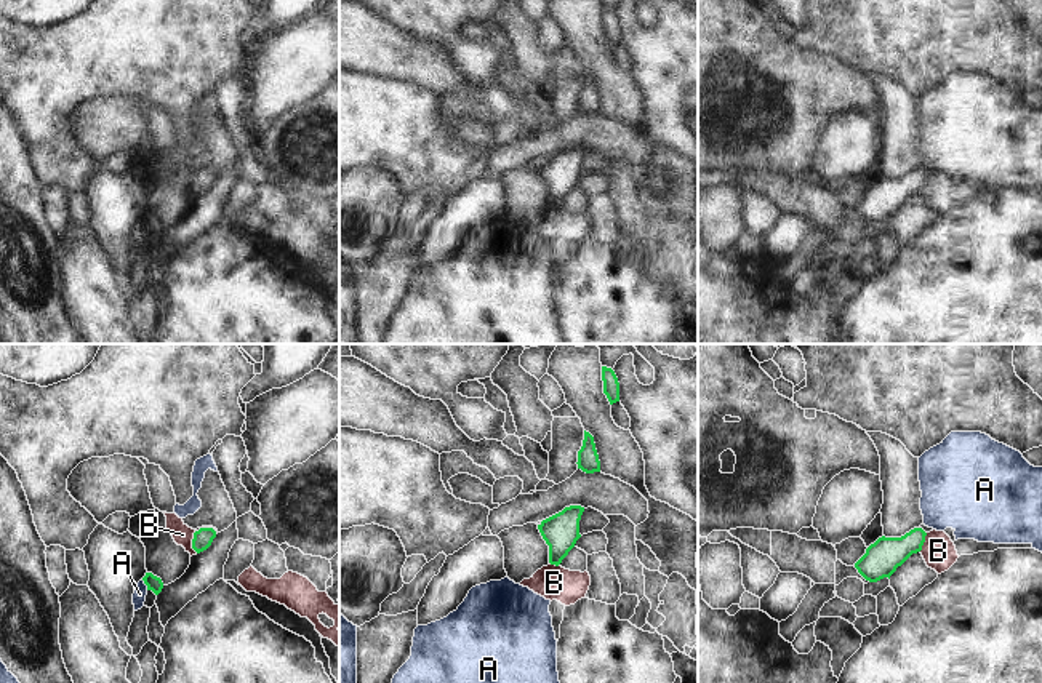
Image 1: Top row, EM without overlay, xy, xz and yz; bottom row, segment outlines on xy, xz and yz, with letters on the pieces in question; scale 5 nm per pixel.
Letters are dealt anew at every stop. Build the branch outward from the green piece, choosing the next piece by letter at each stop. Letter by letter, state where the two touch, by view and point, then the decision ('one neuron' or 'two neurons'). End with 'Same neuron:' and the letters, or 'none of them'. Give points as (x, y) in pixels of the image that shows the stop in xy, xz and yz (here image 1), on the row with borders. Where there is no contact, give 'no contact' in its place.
A: meets green in xy at (144, 583); two neurons
B: meets green in xy at (192, 543); two neurons
Same neuron: none of them

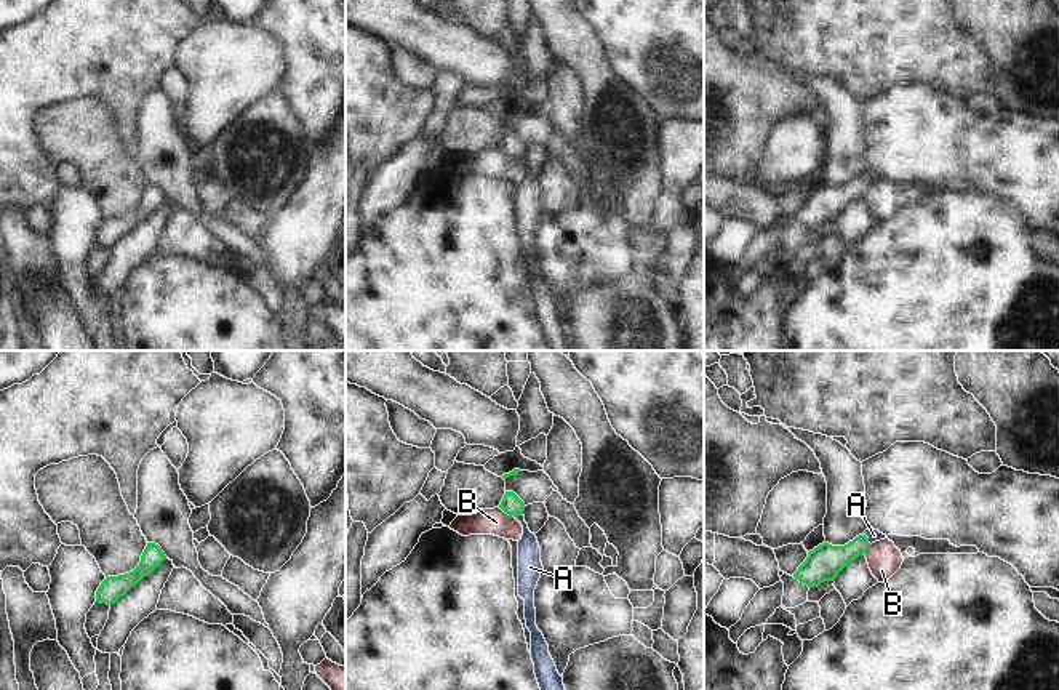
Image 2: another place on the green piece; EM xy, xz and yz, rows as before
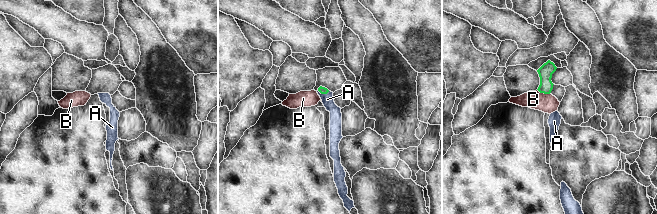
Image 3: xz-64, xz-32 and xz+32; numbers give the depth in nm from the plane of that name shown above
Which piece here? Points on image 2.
A: meets green in yz at (867, 538); one neuron
B: meets green in xz at (506, 513); two neurons
Same neuron: A

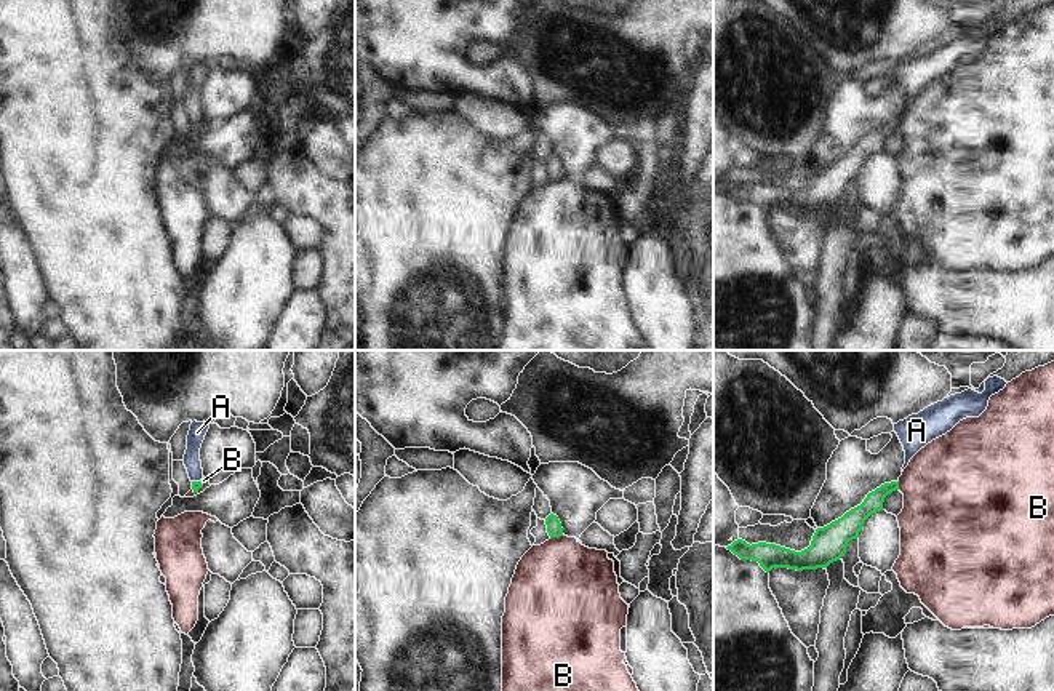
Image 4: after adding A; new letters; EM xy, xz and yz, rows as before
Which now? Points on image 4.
A: meets green in xy at (195, 482); one neuron
B: meets green in xz at (557, 536); two neurons
Same neuron: A

